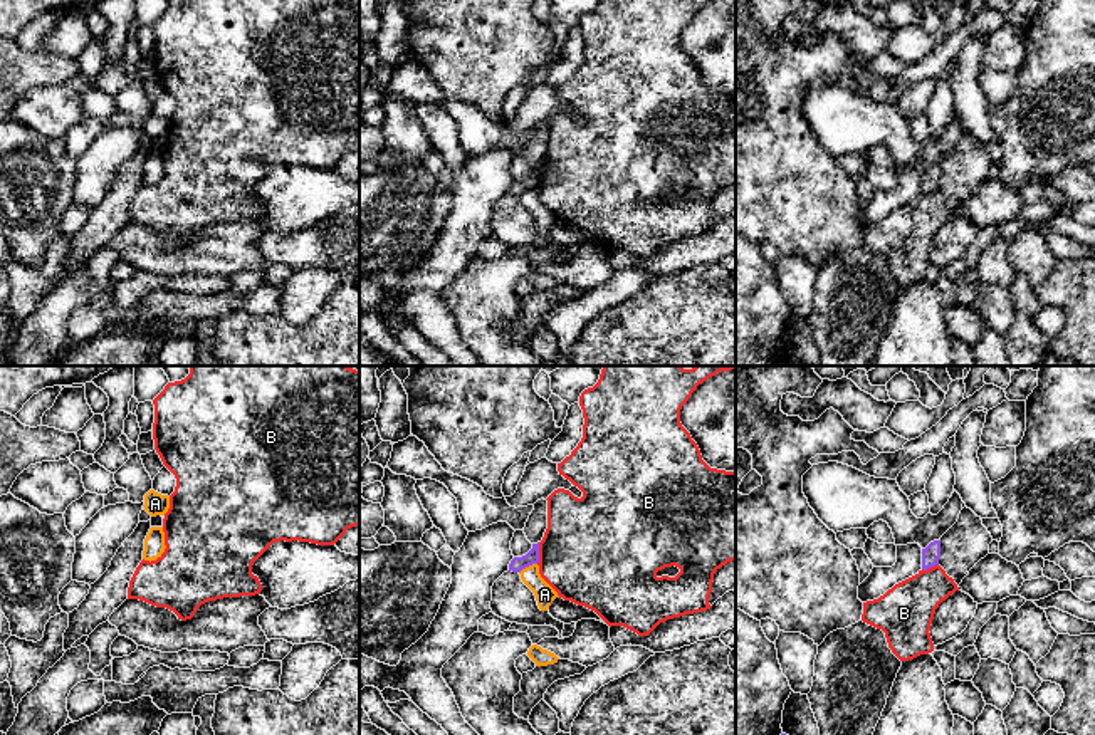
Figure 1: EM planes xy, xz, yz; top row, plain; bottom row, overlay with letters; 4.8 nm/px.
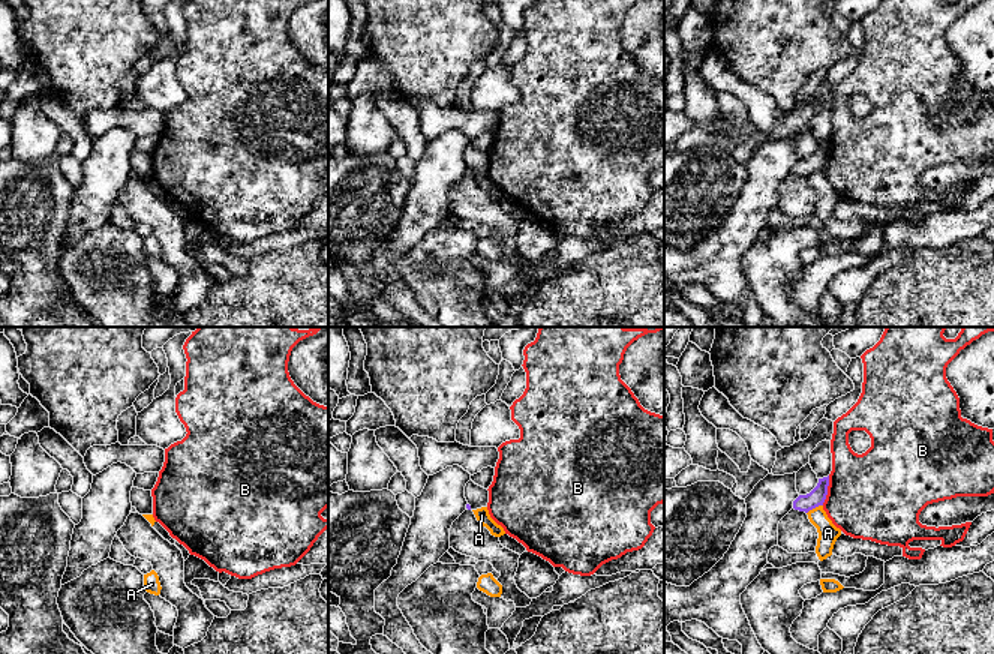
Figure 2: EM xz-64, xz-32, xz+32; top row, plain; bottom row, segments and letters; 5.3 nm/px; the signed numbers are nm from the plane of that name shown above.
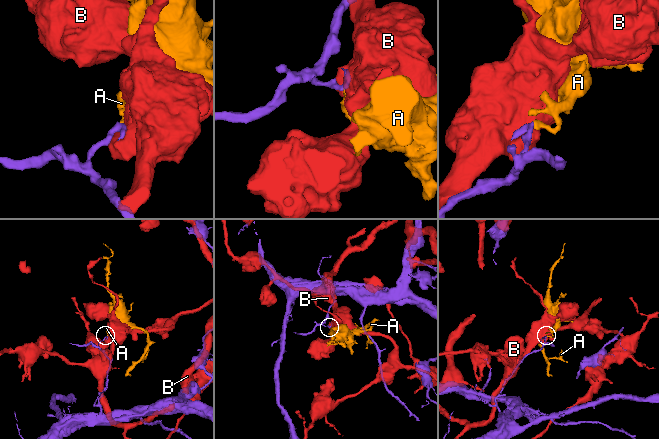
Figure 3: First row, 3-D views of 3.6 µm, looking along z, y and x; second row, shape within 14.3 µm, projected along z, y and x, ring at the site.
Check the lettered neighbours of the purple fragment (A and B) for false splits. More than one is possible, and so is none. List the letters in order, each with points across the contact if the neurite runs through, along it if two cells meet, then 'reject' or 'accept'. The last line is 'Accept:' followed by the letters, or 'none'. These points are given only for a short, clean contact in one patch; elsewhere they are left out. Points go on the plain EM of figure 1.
A: border along xz (536, 187), (519, 197); reject
B: reject
Accept: none

